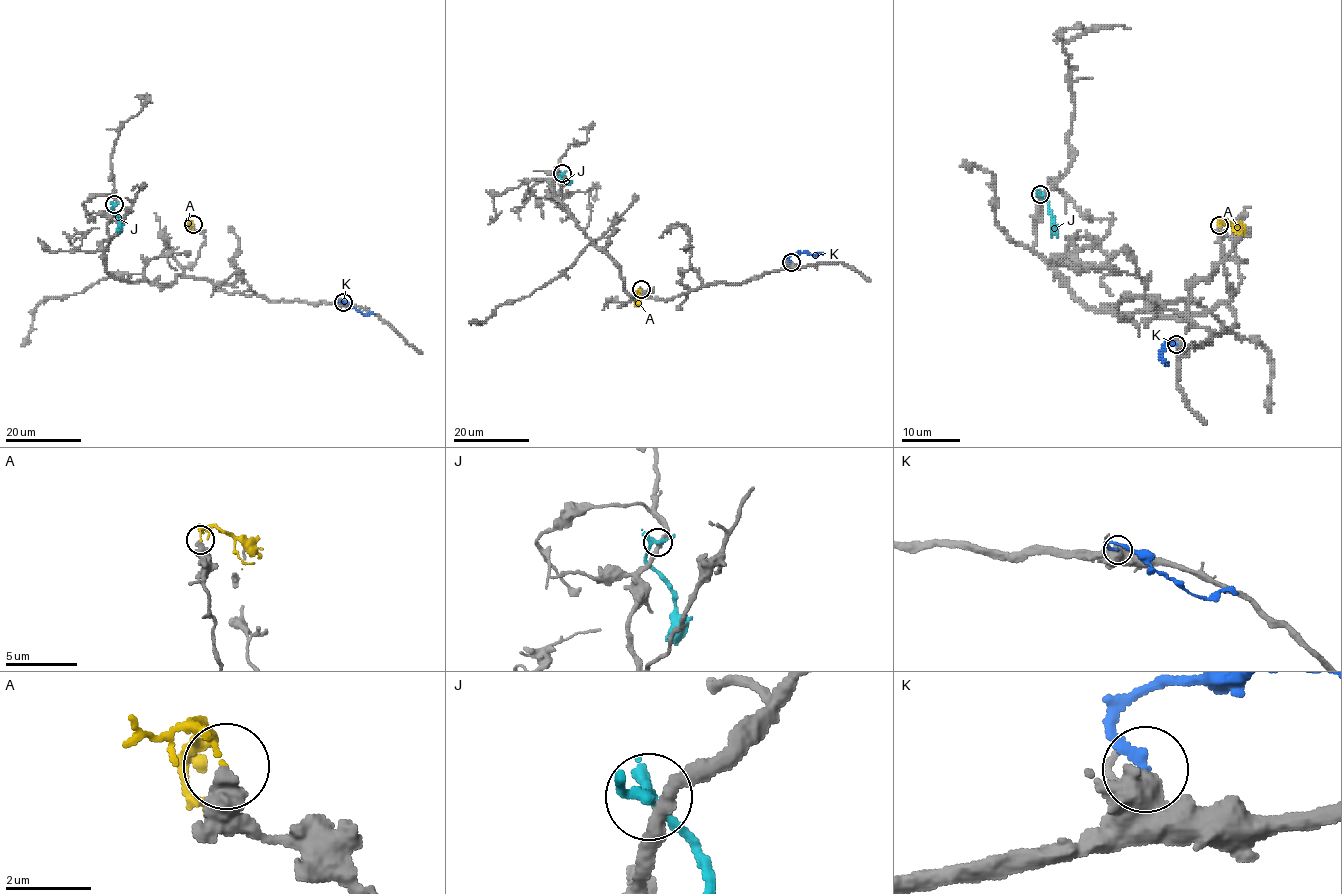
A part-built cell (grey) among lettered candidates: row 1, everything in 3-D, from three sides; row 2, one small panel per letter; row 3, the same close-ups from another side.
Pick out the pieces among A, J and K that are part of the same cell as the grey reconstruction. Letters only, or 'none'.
none

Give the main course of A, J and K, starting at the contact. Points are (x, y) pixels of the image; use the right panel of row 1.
A: (1219, 225), (1222, 219), (1229, 221), (1235, 233), (1241, 234)
J: (1040, 195), (1047, 202), (1052, 230), (1057, 236)
K: (1176, 344), (1164, 344), (1164, 363)

